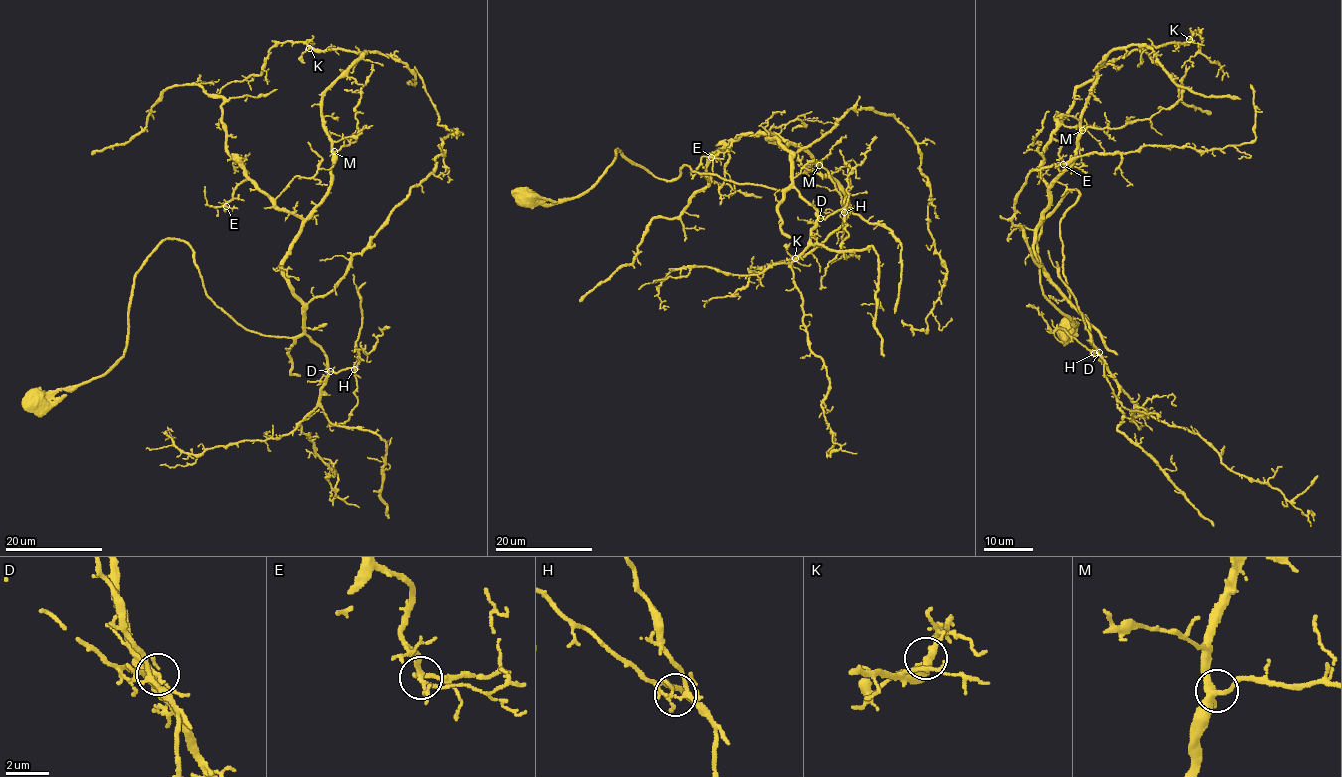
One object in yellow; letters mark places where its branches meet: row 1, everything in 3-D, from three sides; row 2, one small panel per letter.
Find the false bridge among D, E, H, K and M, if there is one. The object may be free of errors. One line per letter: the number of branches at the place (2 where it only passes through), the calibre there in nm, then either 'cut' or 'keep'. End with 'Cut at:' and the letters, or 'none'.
D: branches 4; calibre 340 nm; keep
E: branches 5; calibre 200 nm; keep
H: branches 4; calibre 160 nm; cut
K: branches 5; calibre 280 nm; keep
M: branches 4; calibre 360 nm; keep
Cut at: H

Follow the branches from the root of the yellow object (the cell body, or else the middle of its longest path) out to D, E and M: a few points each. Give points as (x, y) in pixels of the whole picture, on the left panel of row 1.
D: (39, 405), (122, 355), (133, 278), (168, 239), (191, 249), (205, 294), (237, 322), (305, 334), (330, 371)
E: (39, 405), (122, 355), (166, 239), (237, 322), (302, 333), (302, 219), (247, 179), (226, 206)
M: (39, 405), (122, 355), (133, 278), (166, 239), (237, 322), (302, 333), (282, 261), (334, 151)

